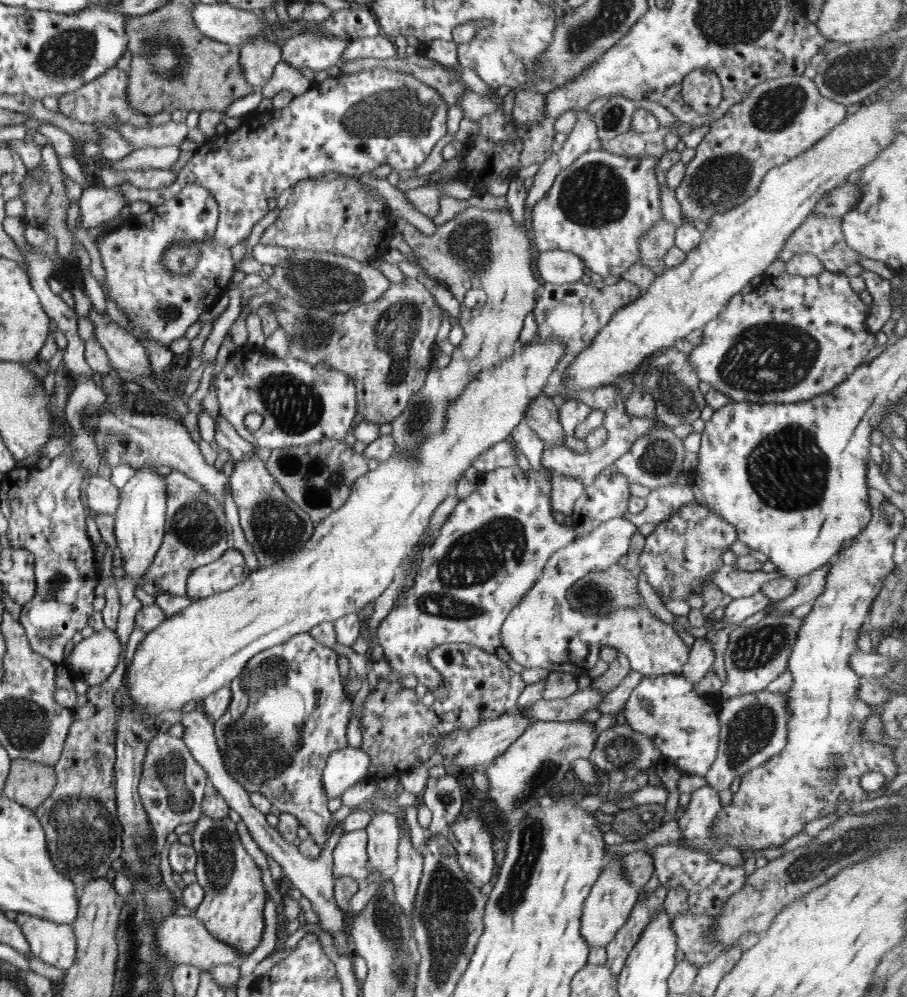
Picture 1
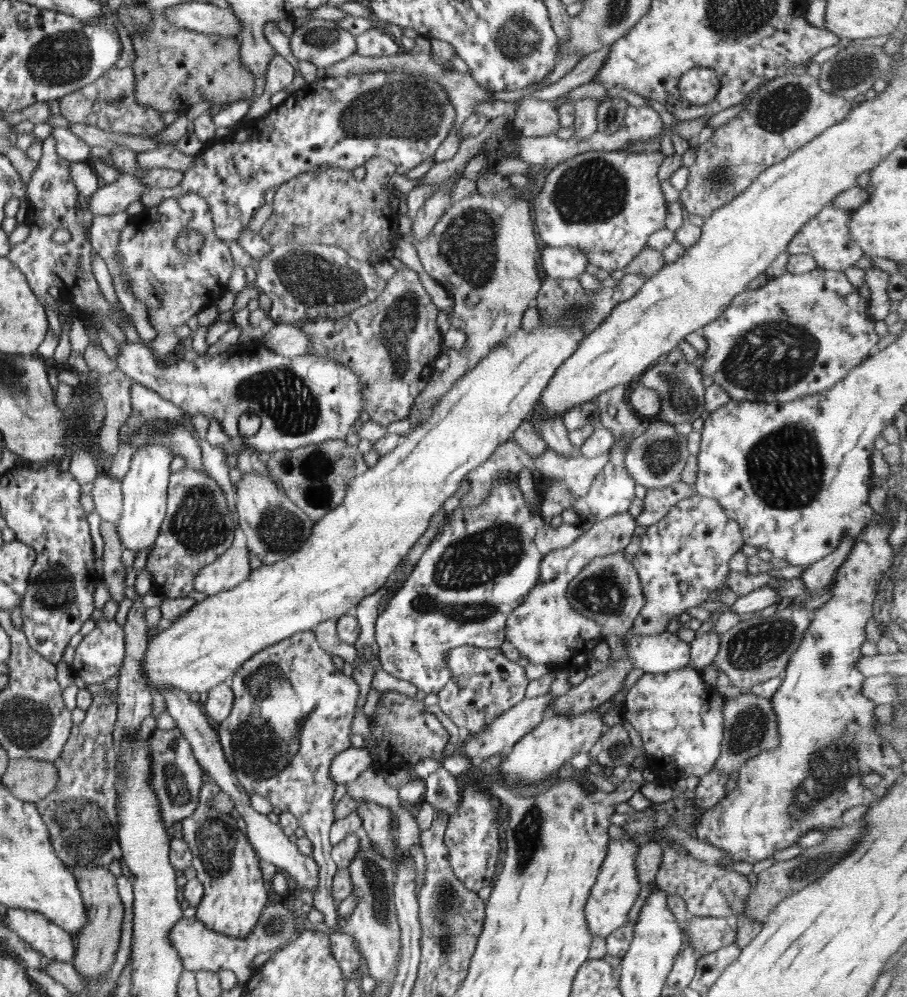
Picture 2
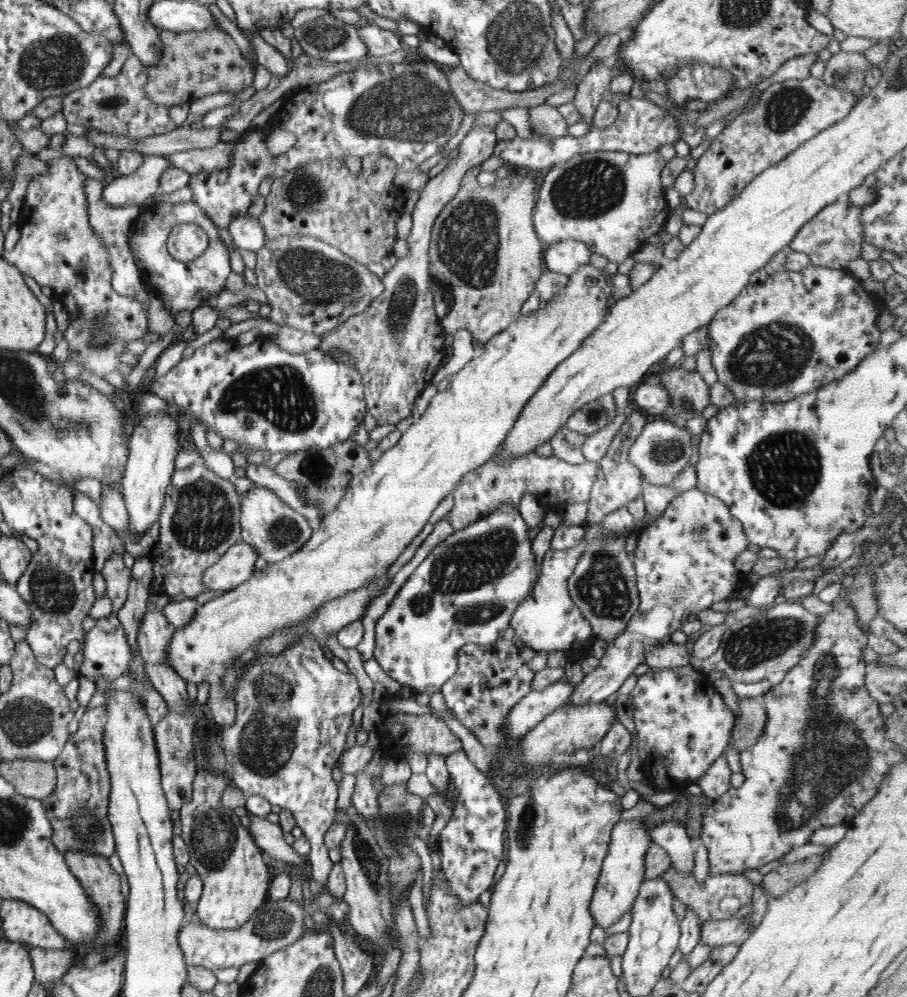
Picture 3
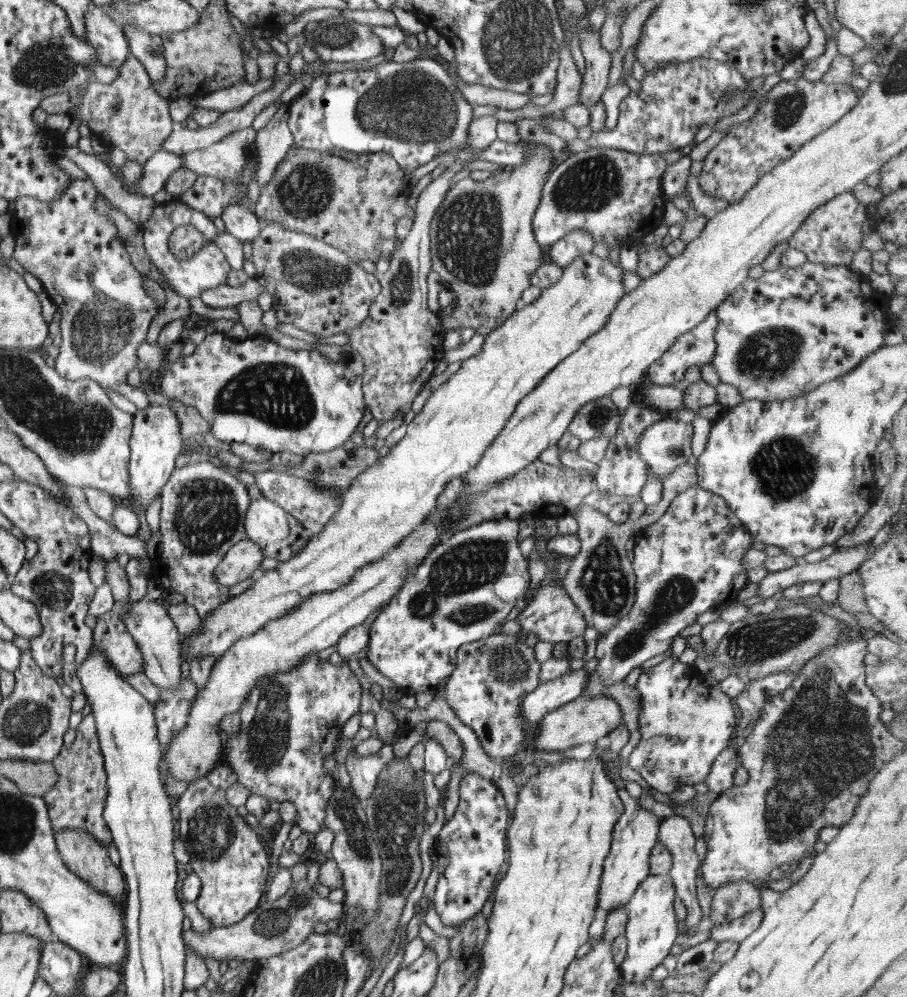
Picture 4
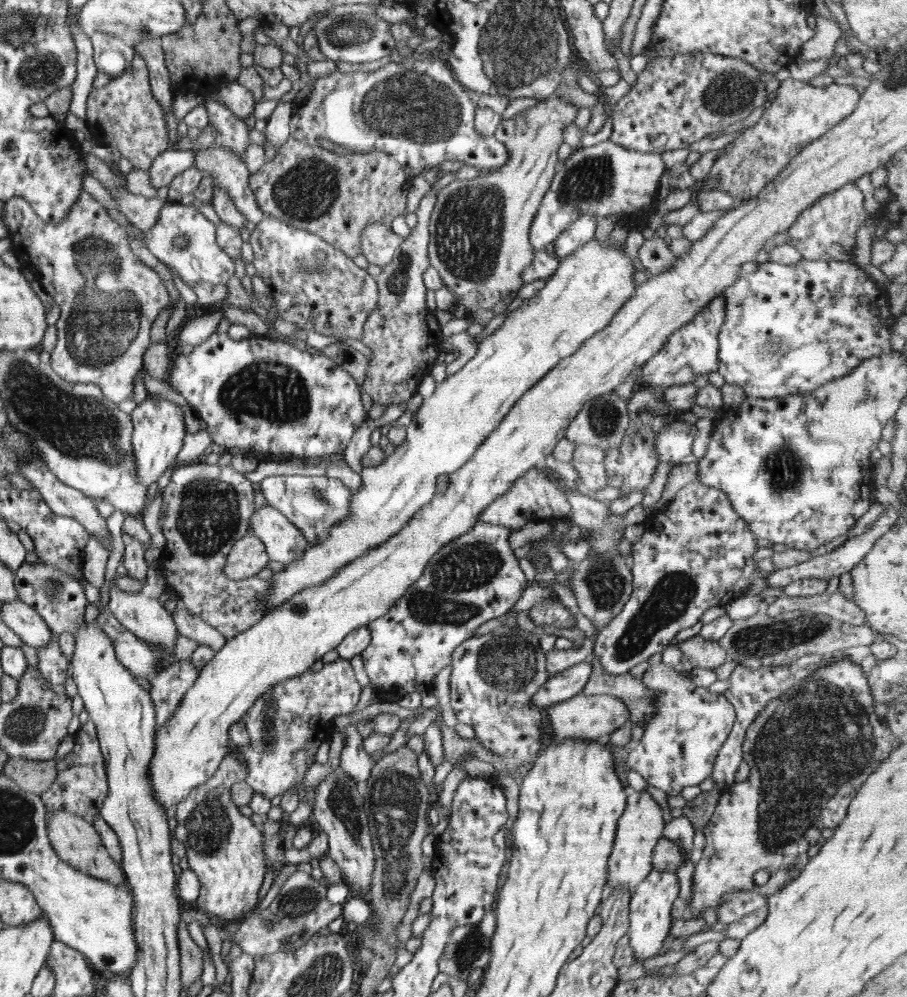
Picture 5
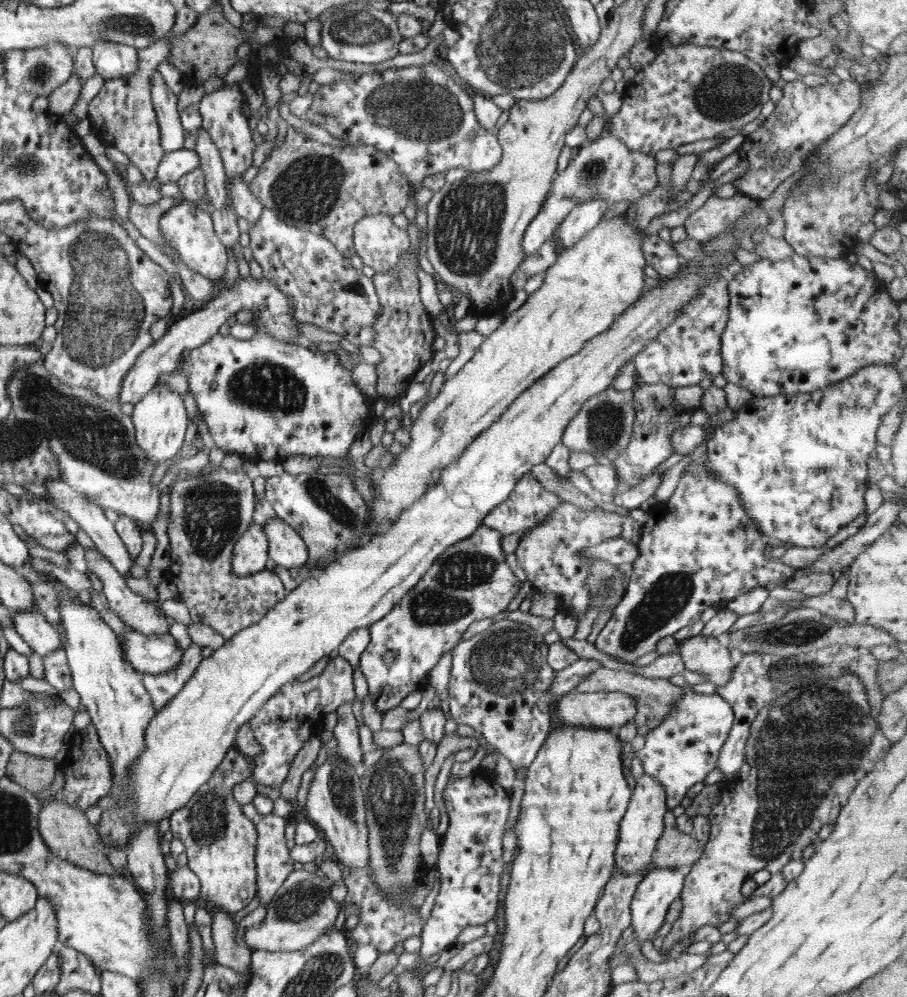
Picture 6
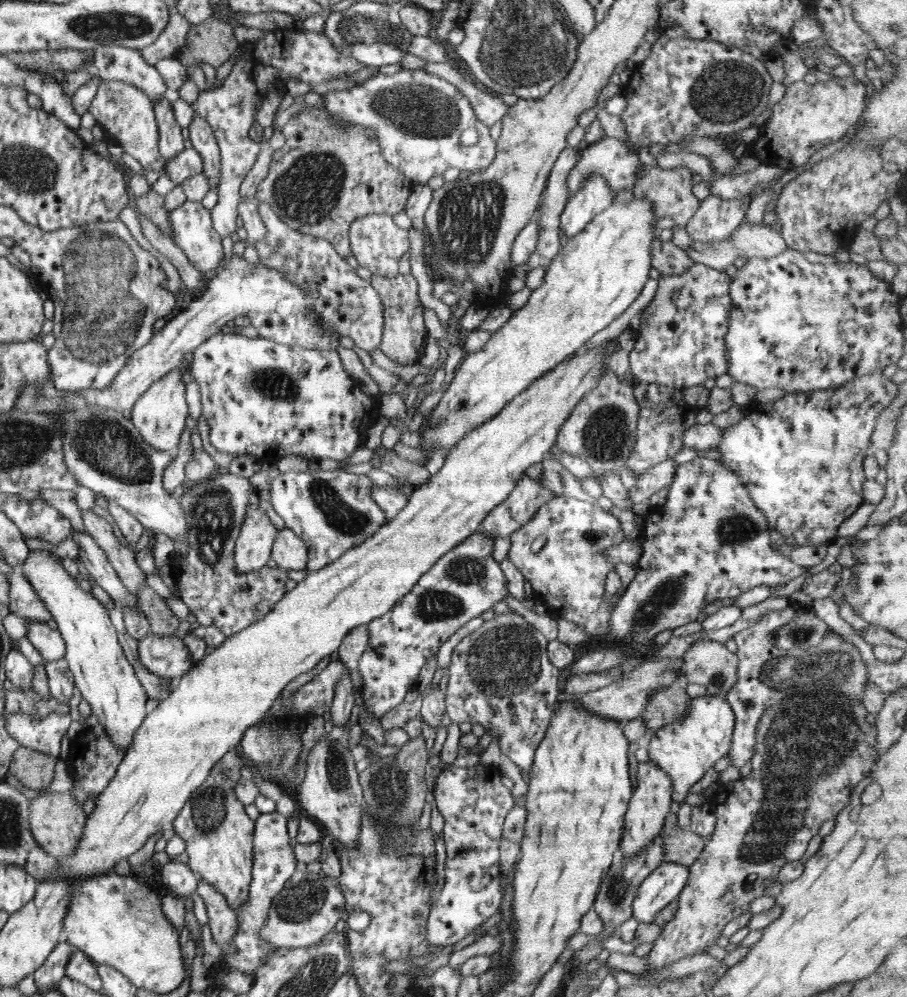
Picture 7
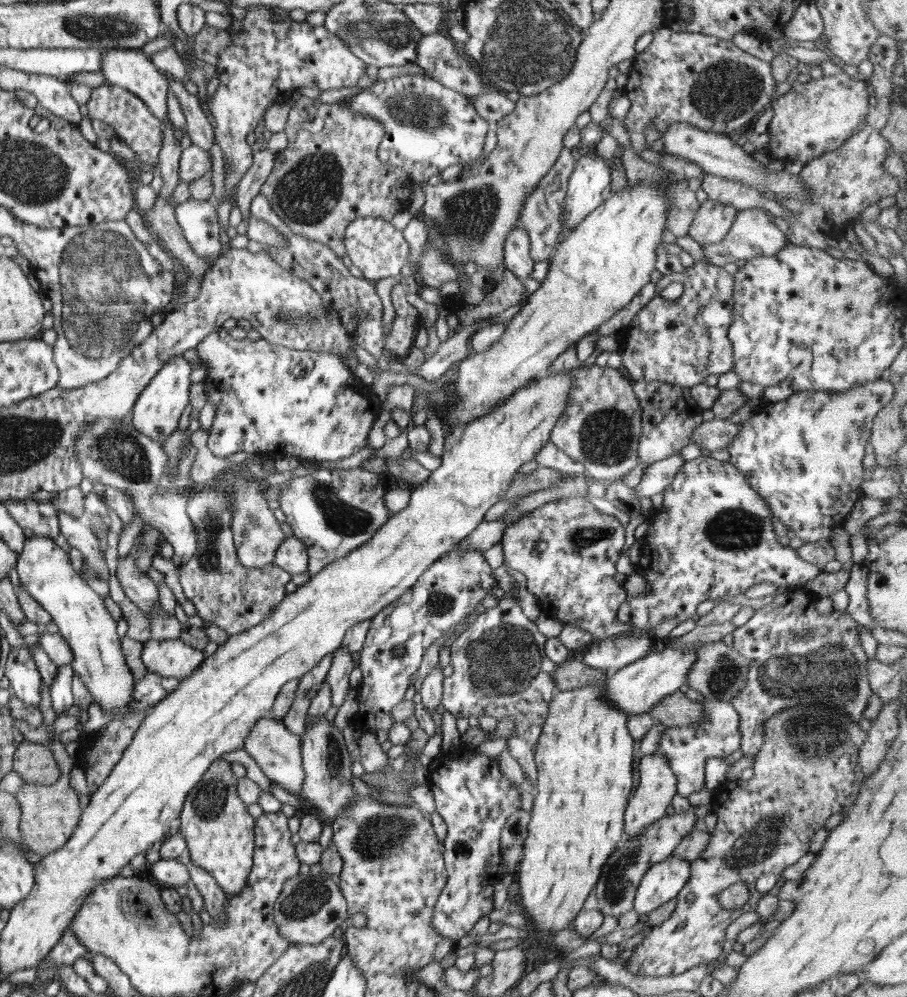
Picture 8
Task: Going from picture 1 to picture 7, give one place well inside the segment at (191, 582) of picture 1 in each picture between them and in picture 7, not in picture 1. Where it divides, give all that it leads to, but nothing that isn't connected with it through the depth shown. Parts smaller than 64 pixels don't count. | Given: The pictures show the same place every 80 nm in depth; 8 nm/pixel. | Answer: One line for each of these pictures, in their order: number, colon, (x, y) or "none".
2: (232, 567)
3: (236, 566)
4: (240, 562)
5: (248, 556)
6: (250, 553)
7: (253, 547)

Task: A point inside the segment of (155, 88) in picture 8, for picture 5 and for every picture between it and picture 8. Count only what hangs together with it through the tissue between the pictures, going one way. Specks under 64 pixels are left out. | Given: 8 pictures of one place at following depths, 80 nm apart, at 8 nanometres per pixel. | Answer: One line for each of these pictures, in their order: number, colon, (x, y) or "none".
5: (112, 56)
6: (112, 60)
7: (111, 63)

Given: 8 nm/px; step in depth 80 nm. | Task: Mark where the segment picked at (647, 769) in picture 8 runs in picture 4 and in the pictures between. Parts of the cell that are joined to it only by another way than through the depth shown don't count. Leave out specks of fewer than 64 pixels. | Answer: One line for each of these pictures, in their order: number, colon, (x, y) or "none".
4: (636, 833)
5: (641, 826)
6: (642, 825)
7: (649, 804)

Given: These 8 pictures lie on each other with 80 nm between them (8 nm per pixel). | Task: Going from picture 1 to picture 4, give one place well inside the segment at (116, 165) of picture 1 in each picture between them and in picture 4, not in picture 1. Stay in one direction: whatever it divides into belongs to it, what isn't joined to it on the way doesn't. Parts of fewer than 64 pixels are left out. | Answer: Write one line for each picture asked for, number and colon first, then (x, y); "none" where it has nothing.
2: (167, 156)
3: (219, 156)
4: (226, 159)

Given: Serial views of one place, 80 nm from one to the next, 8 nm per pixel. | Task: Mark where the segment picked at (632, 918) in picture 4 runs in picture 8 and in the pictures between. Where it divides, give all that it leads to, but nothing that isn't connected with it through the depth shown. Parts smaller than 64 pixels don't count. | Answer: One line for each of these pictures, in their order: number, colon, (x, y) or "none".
5: (650, 908)
6: (660, 887)
7: (664, 884)
8: (662, 882)

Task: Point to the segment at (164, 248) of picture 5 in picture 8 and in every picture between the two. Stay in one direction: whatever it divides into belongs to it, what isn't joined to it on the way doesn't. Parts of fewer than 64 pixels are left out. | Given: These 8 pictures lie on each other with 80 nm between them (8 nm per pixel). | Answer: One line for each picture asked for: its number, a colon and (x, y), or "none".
6: (188, 229)
7: (192, 227)
8: (198, 220)

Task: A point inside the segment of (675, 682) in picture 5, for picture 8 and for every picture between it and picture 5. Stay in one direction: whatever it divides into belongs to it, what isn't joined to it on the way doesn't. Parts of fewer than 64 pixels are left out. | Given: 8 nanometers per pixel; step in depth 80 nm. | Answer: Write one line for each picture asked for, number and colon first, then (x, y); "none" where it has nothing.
6: (680, 752)
7: (686, 749)
8: (686, 748)

